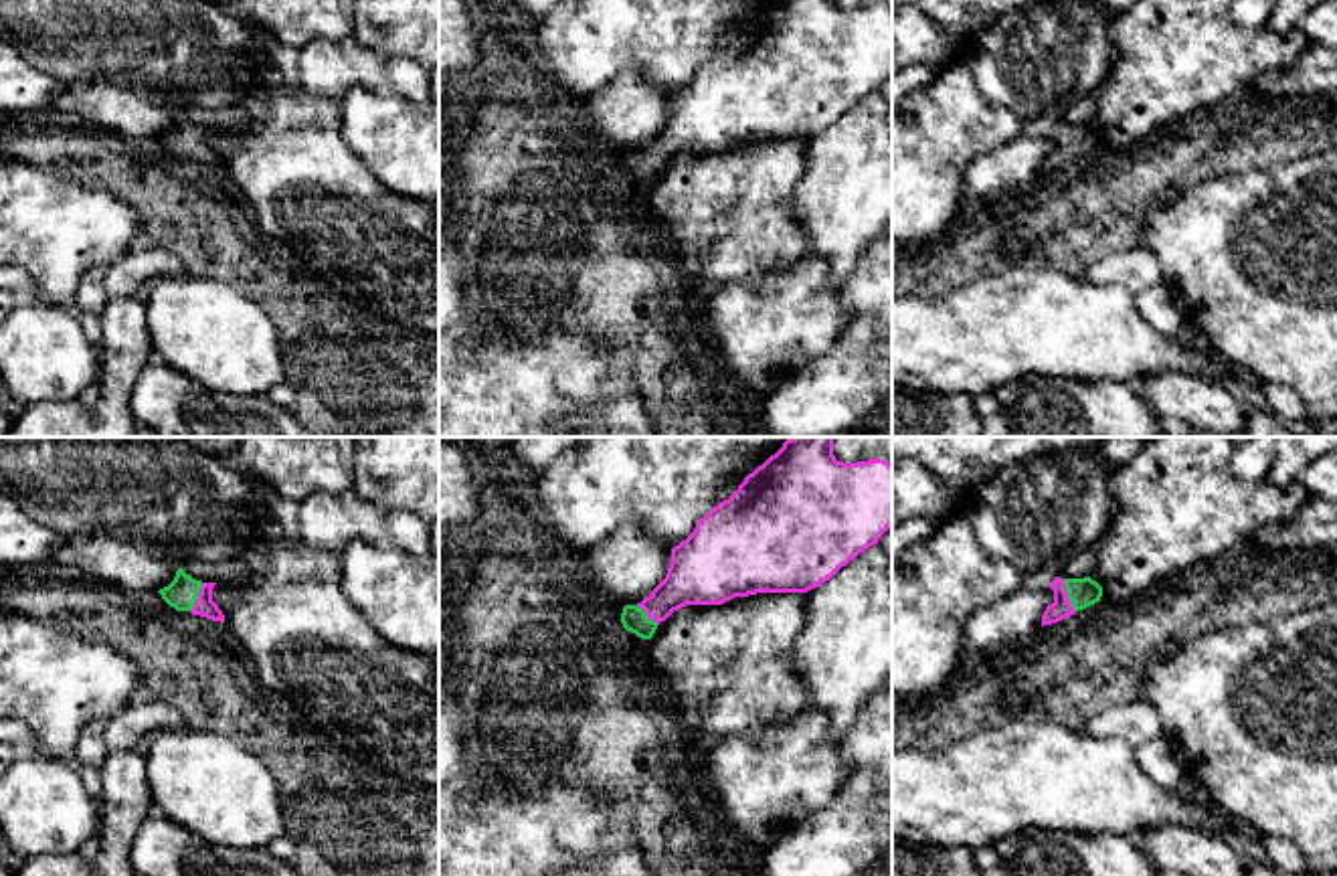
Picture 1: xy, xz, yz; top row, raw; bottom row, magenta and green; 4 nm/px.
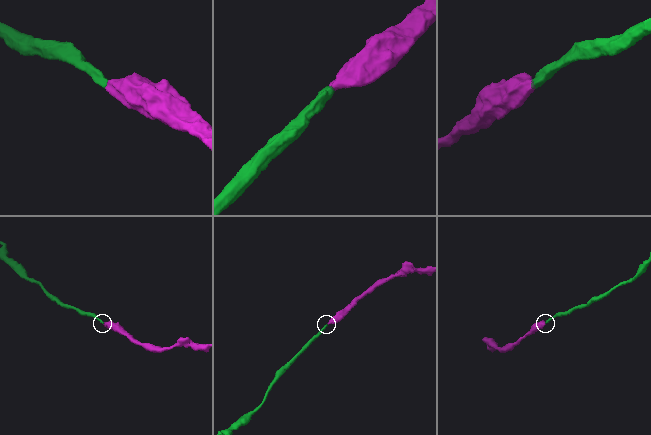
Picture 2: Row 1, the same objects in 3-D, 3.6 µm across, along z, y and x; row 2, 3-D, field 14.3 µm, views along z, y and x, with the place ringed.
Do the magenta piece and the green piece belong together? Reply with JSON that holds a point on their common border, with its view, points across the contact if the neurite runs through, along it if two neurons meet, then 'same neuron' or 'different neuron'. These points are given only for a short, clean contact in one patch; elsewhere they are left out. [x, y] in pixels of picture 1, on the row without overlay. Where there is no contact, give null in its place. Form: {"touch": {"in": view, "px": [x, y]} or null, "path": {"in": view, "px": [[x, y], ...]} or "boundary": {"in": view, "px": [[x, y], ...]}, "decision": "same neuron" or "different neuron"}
{"touch": {"in": "yz", "px": [1066, 142]}, "path": {"in": "yz", "px": [[1060, 154], [1066, 142], [1083, 140]]}, "decision": "same neuron"}

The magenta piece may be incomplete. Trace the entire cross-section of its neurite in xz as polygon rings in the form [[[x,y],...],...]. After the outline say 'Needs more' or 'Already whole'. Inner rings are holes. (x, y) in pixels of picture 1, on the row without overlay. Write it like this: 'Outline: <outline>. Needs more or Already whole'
Outline: [[[775,0],[744,24],[738,36],[704,65],[694,79],[672,95],[665,125],[637,152],[625,152],[621,170],[641,186],[686,152],[722,152],[756,140],[807,140],[829,127],[866,95],[878,91],[892,73],[892,12],[884,6],[837,8],[833,0]]]. Needs more

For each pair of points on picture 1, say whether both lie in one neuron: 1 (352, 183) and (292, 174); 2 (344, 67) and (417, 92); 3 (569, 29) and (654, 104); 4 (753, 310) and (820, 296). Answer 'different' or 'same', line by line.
1: same
2: same
3: different
4: same

